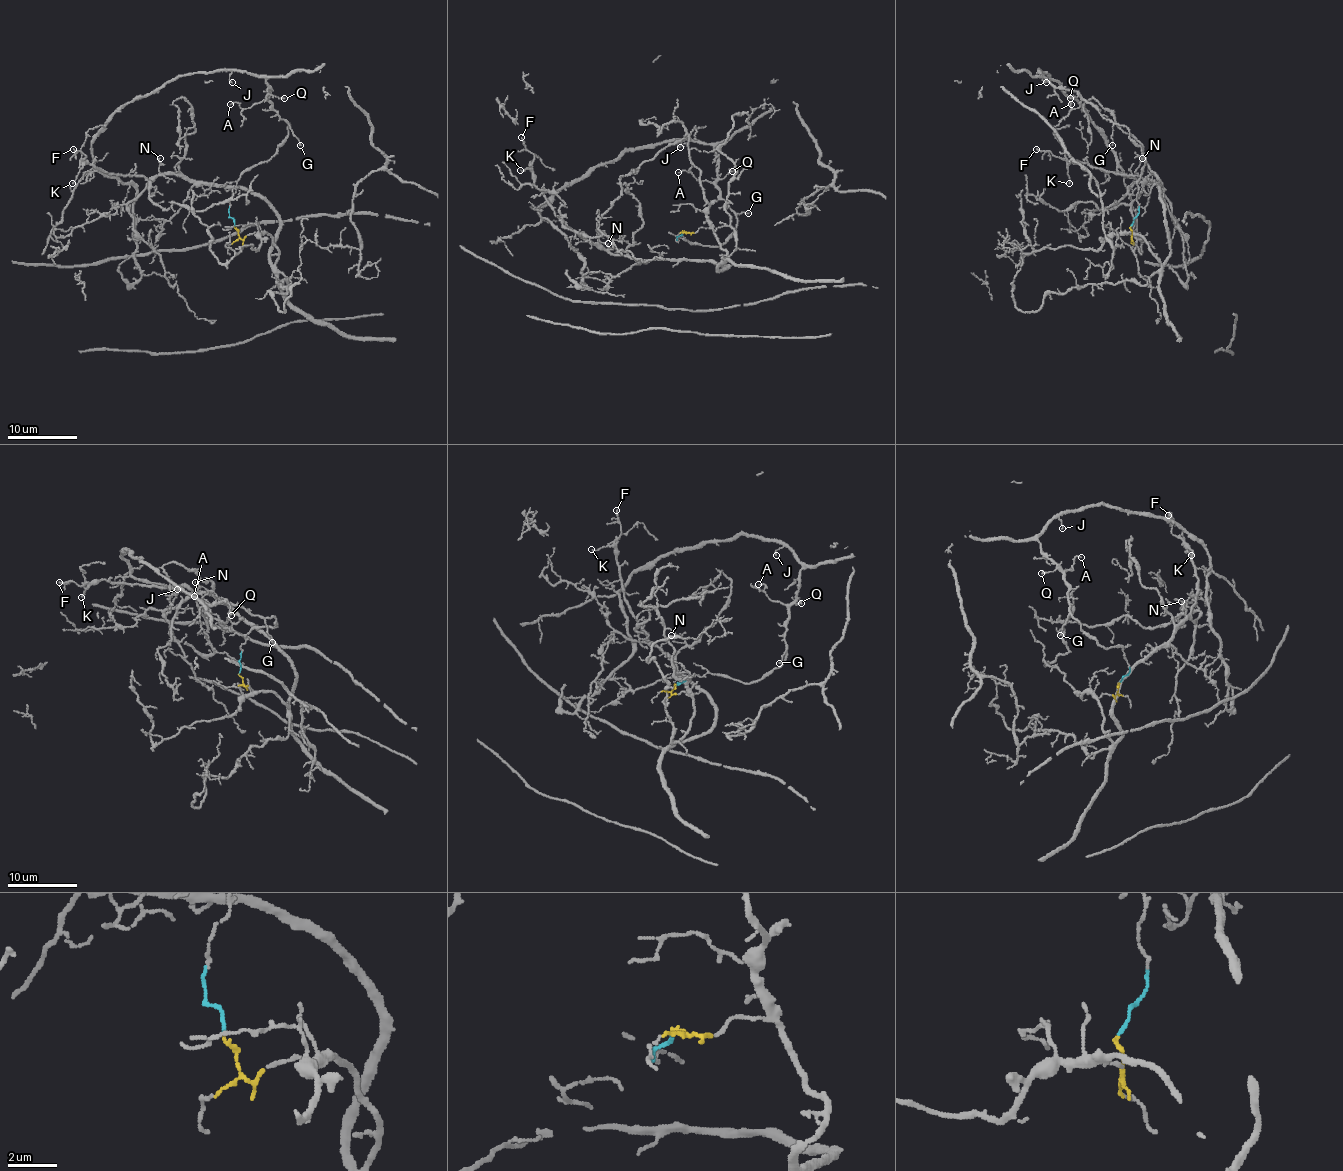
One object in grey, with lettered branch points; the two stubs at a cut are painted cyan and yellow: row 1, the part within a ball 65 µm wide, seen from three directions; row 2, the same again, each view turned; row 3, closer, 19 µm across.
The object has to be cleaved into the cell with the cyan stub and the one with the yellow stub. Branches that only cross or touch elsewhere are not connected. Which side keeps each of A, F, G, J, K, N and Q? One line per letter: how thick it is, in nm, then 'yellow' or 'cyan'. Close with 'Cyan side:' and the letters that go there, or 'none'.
A: 100 nm thick; cyan
F: 140 nm thick; yellow
G: 100 nm thick; cyan
J: 130 nm thick; cyan
K: 100 nm thick; yellow
N: 110 nm thick; yellow
Q: 130 nm thick; cyan
Cyan side: A, G, J, Q

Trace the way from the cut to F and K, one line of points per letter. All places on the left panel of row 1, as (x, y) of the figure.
F: (234, 226), (243, 240), (267, 233), (274, 263), (279, 215), (264, 199), (176, 175), (111, 175), (73, 149)
K: (234, 226), (243, 240), (267, 233), (274, 263), (279, 215), (239, 187), (111, 175), (87, 163), (73, 184)

